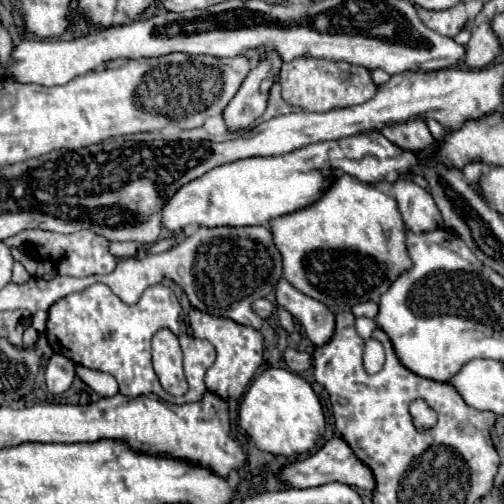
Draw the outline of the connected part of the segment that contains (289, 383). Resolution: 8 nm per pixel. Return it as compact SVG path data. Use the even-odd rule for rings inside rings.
M266 368L254 378L238 414L242 430L260 450L286 458L310 452L324 434L324 412L312 386L302 376L284 368Z

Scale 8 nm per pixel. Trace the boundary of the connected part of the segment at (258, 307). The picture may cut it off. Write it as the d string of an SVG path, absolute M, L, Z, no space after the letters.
M262 298L262 300L254 300L254 302L252 302L252 310L254 310L260 318L266 320L266 318L272 314L274 304L272 304L270 300L266 300L266 298Z

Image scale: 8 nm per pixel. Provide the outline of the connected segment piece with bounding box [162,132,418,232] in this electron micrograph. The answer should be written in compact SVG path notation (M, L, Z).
M364 132L350 138L340 138L332 142L318 142L304 146L296 152L282 154L282 156L270 156L270 158L248 158L248 160L236 160L232 164L222 164L206 172L204 176L184 184L178 192L174 192L172 200L164 206L162 224L170 232L180 232L188 224L198 226L254 226L254 224L268 224L268 220L296 212L298 208L310 204L316 200L332 182L332 170L342 170L366 184L378 184L378 182L394 182L400 178L400 174L410 172L418 164L418 158L412 152L404 152L392 142L388 142L380 132Z

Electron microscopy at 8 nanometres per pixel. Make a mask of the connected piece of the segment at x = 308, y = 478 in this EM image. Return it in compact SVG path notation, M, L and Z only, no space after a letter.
M336 436L330 438L314 454L284 466L278 472L278 480L282 482L284 488L312 488L312 486L322 486L328 482L344 482L344 484L350 484L350 486L356 486L356 488L362 488L368 492L372 492L376 488L376 480L372 476L372 470L362 460L356 458L352 448L342 438L336 438Z

